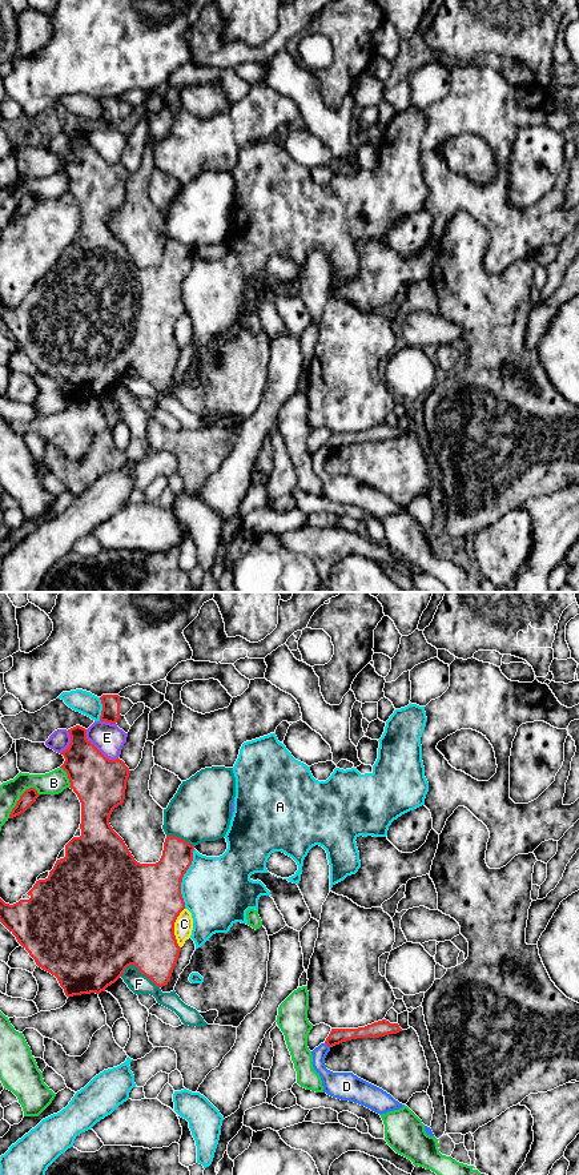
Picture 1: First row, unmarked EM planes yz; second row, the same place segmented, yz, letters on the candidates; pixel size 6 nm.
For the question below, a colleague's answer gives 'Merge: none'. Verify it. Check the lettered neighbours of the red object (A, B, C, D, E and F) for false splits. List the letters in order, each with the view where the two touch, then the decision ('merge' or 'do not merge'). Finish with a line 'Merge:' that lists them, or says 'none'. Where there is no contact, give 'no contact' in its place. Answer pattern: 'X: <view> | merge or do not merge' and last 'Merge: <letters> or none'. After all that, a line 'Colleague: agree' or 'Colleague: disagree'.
A: yz | do not merge
B: yz | do not merge
C: yz | do not merge
D: yz | do not merge
E: yz | do not merge
F: yz | do not merge
Merge: none
Colleague: agree

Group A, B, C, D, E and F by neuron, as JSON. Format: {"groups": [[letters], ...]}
{"groups": [["A"], ["B"], ["C"], ["D"], ["E"], ["F"]]}

